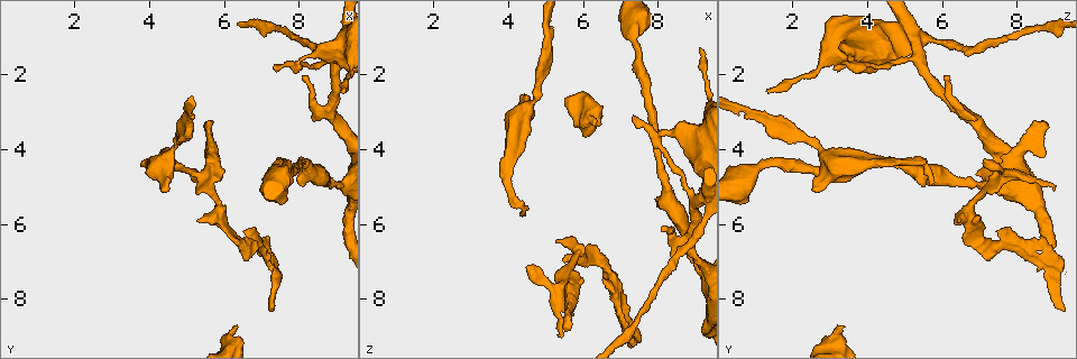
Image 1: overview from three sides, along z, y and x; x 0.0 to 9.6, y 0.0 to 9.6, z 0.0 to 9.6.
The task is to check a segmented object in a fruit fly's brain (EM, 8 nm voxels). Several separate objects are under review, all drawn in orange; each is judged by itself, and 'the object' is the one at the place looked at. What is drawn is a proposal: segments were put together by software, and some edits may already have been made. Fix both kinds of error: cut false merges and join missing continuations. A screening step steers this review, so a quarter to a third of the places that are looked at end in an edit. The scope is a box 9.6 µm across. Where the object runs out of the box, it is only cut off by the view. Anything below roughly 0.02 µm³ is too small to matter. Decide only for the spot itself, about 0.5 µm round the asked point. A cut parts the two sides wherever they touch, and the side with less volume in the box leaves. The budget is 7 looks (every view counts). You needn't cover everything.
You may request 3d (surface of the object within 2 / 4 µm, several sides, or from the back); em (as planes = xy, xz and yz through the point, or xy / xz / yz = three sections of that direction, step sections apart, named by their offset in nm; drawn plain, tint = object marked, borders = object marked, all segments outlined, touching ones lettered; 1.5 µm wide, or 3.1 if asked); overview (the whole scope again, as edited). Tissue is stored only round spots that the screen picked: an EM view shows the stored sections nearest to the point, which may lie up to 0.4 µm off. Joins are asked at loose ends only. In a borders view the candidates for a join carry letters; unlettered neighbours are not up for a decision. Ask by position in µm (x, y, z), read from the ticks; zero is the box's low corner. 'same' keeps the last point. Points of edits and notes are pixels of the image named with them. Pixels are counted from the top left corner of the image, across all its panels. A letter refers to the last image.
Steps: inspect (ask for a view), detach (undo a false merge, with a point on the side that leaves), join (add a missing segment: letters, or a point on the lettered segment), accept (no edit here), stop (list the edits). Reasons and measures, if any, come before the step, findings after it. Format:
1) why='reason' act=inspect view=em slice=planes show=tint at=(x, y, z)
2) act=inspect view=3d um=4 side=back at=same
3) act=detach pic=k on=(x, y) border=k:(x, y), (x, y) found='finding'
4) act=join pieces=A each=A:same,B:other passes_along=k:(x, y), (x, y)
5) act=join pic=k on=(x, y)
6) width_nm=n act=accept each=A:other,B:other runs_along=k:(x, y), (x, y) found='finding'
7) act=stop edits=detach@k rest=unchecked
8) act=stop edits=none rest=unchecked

why='tapers out' act=inspect view=em slice=planes show=borders at=(9.15, 2.40, 1.30)

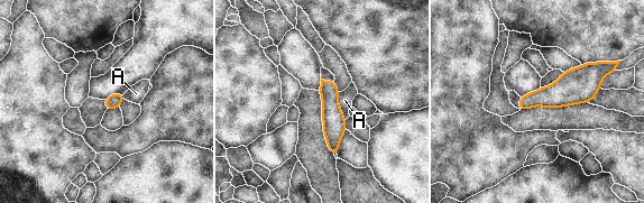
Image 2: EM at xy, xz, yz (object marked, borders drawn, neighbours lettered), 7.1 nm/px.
longest_contact=A:200nm act=accept each=A:other runs_along=2:(323, 83), (329, 91), (334, 138) found='no lettered segment goes on from it'

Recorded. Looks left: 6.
act=inspect view=3d um=2 at=(6.35, 8.70, 3.30)

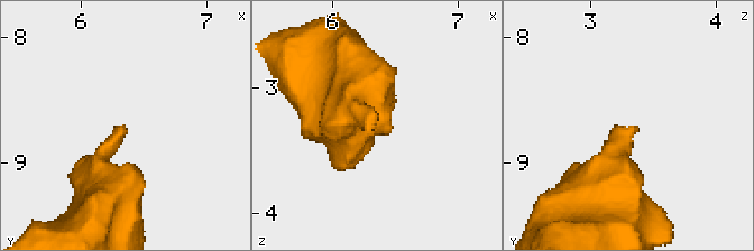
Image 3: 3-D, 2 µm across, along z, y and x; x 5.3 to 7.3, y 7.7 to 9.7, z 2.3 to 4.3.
act=inspect view=em slice=xz step=4 show=tint at=(6.30, 8.70, 3.32)

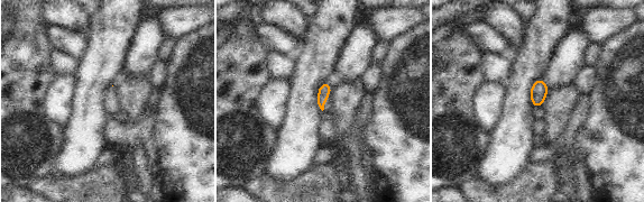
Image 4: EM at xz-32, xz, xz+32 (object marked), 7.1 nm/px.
why='cut it another way' act=inspect view=em slice=planes show=borders at=same

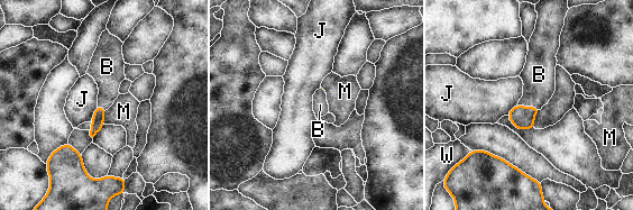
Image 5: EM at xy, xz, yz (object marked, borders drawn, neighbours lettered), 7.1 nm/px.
act=join pic=5 on=(539, 74) each=B:same,J:other,M:other,W:other passes_along=5:(522, 117), (529, 107), (539, 74) found='the cell continues'

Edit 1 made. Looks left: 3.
why='sudden change in width' act=inspect view=3d um=2 at=(5.10, 3.20, 1.15)

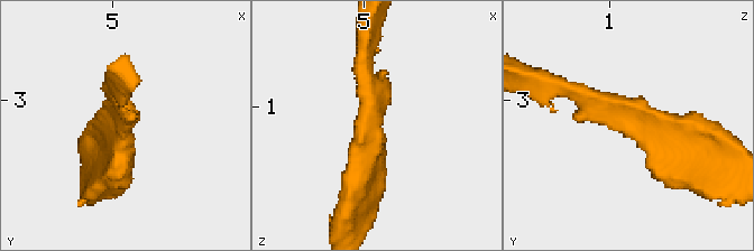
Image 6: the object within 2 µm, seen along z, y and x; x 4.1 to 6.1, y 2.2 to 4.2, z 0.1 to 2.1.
why='now the EM' act=inspect view=em slice=planes show=borders at=(5.06, 3.18, 1.24)

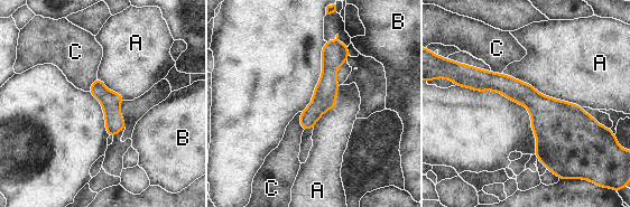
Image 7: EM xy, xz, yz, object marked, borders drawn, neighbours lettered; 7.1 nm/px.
width_nm=130 act=accept each=A:other,B:other,C:other border=7:(503, 73), (544, 95), (582, 107) found='continuous, no second cell'

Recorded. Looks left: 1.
act=stop edits=join@5 rest=unchecked

